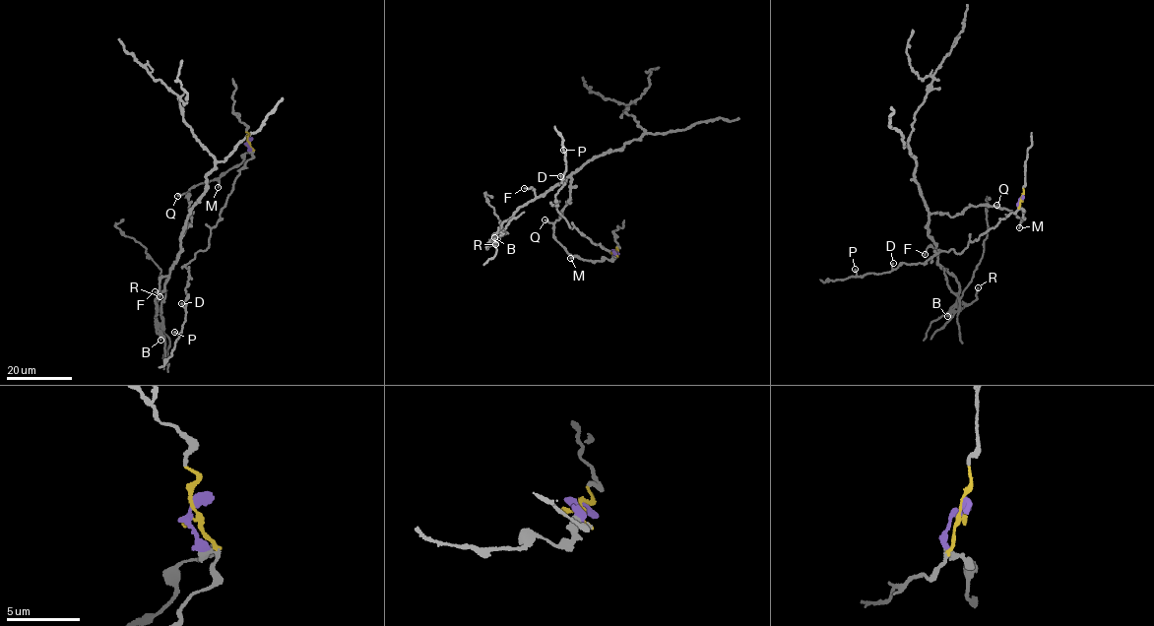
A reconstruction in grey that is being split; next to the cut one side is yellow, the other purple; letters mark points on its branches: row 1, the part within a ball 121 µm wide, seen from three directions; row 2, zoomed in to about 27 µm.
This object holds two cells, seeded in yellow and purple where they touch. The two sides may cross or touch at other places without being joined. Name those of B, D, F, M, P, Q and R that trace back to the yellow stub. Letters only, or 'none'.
D, P

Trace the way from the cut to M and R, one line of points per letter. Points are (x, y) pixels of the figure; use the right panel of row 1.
M: (1022, 197), (1019, 206), (1024, 210), (1025, 218), (1019, 227)
R: (1022, 197), (1020, 219), (980, 204), (929, 216), (938, 265), (955, 277), (957, 307), (977, 298), (978, 287)

